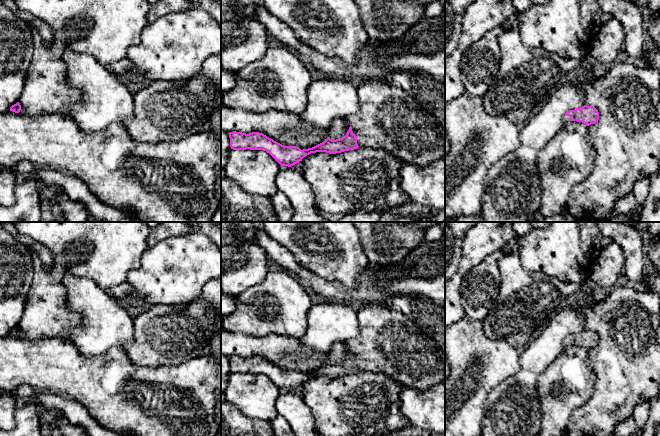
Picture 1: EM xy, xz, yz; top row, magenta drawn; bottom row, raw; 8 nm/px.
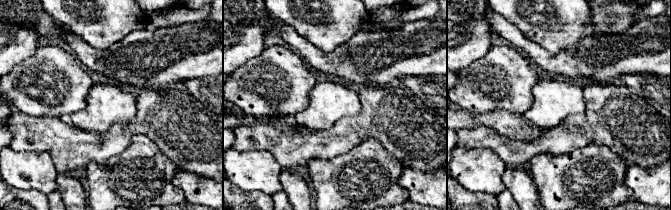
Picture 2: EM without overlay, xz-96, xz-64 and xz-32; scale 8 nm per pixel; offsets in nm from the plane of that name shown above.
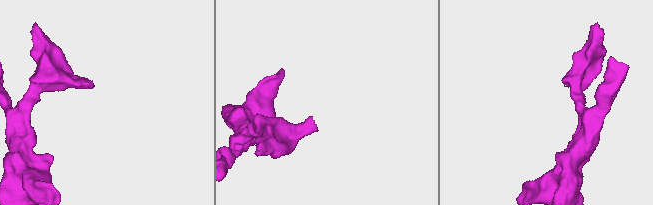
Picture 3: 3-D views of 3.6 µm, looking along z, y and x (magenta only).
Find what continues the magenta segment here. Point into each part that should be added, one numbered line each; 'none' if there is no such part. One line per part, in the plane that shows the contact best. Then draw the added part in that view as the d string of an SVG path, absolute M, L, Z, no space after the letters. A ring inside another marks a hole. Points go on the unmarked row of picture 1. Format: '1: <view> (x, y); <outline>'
1: xz (389, 343); M368 304L358 310L358 326L360 333L357 337L345 342L353 357L357 360L359 371L383 373L396 379L403 388L417 391L427 390L445 380L445 354L440 344L406 318L401 312L393 310L388 305Z

